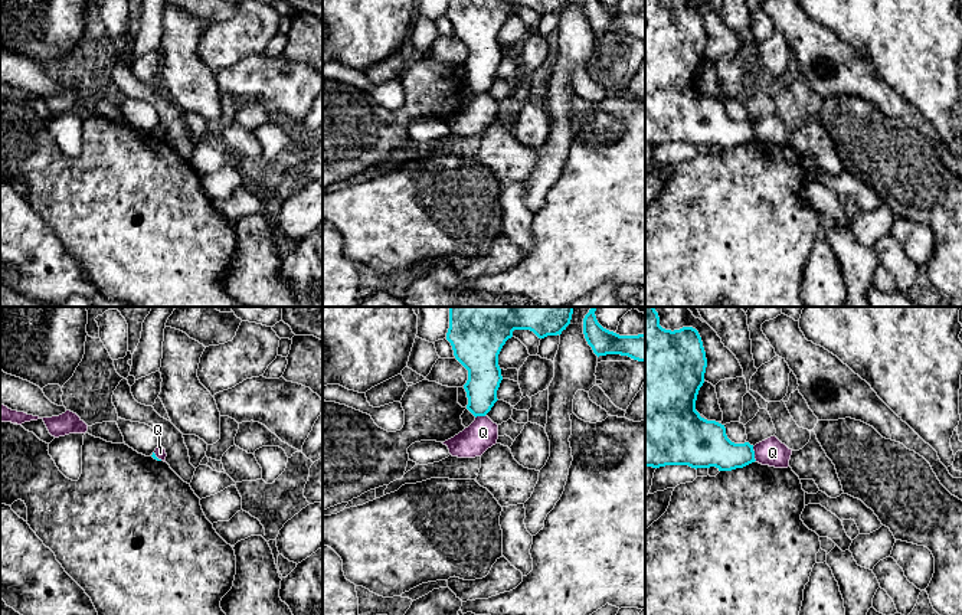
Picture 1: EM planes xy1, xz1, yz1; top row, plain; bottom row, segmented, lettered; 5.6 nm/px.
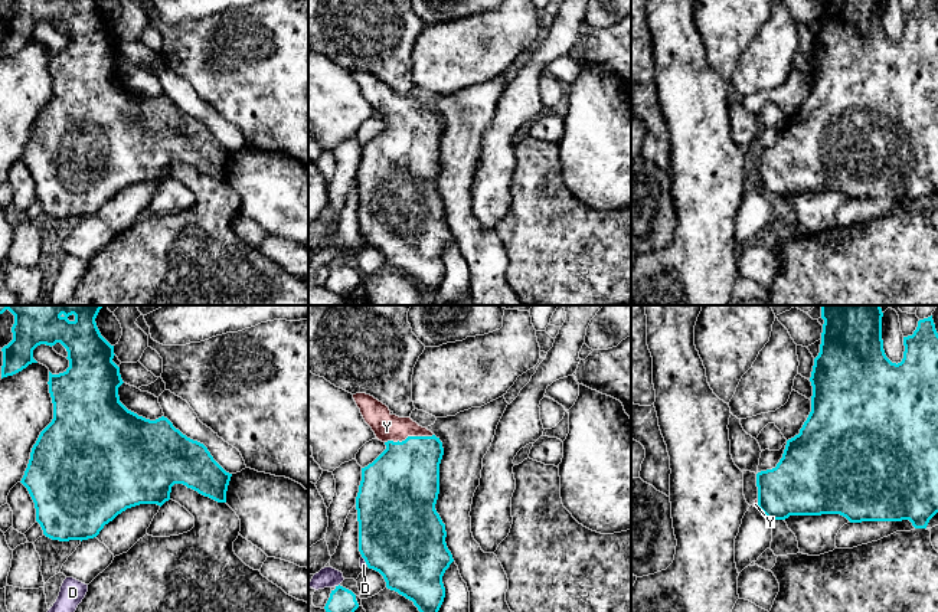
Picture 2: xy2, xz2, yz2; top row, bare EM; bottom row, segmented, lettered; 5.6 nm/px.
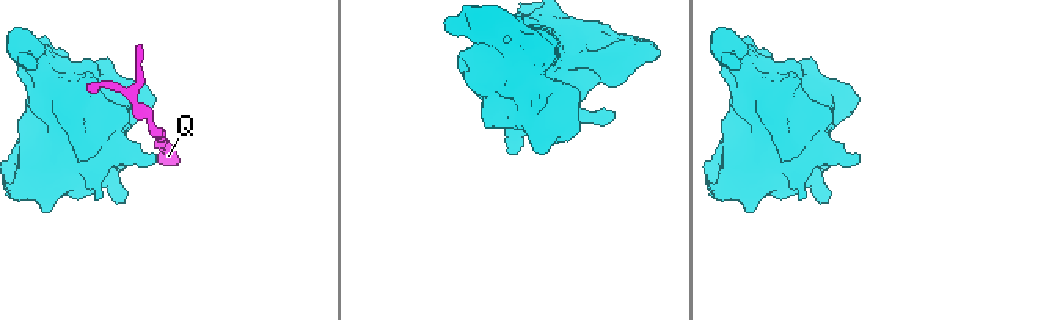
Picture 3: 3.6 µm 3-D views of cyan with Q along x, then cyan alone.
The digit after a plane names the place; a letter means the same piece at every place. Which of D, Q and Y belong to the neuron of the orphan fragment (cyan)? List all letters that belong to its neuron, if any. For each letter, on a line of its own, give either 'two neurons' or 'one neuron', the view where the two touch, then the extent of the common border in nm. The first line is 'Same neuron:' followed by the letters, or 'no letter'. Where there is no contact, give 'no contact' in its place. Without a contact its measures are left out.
Same neuron: Y
D: two neurons; contact in xz2; length 30 nm
Q: two neurons; contact in yz1; length 80 nm
Y: one neuron; contact in xz2; length 280 nm

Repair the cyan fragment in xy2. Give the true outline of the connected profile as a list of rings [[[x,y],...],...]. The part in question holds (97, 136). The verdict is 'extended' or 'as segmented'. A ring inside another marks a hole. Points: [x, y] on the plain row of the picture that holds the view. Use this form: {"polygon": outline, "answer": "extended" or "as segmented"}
{"polygon": [[[14,0],[12,10],[13,17],[1,26],[1,56],[37,40],[33,36],[33,27],[40,22],[52,24],[61,20],[68,29],[69,45],[59,52],[49,49],[48,62],[53,81],[53,96],[33,122],[27,145],[20,158],[35,180],[36,199],[46,215],[59,219],[94,216],[105,202],[127,186],[140,181],[161,184],[170,177],[174,161],[183,161],[218,180],[226,180],[232,151],[226,150],[213,137],[203,121],[183,112],[167,95],[161,94],[150,98],[128,88],[120,79],[118,65],[124,59],[120,45],[112,39],[114,23],[101,13],[97,0]]], "answer": "as segmented"}

